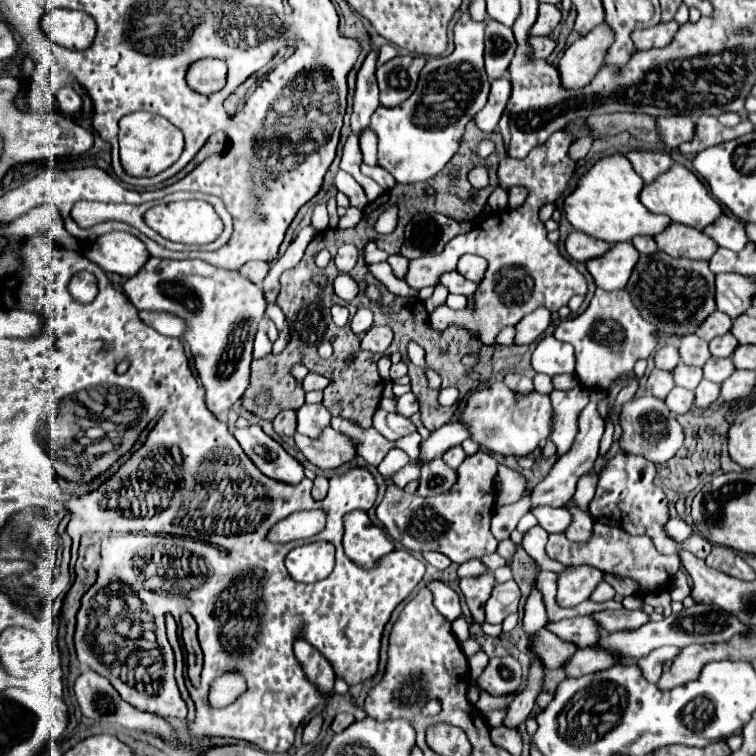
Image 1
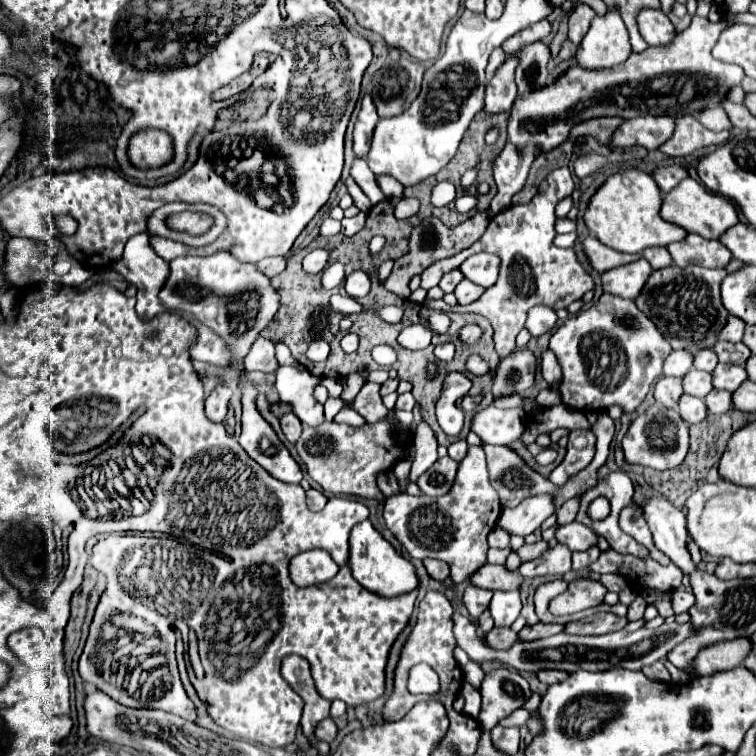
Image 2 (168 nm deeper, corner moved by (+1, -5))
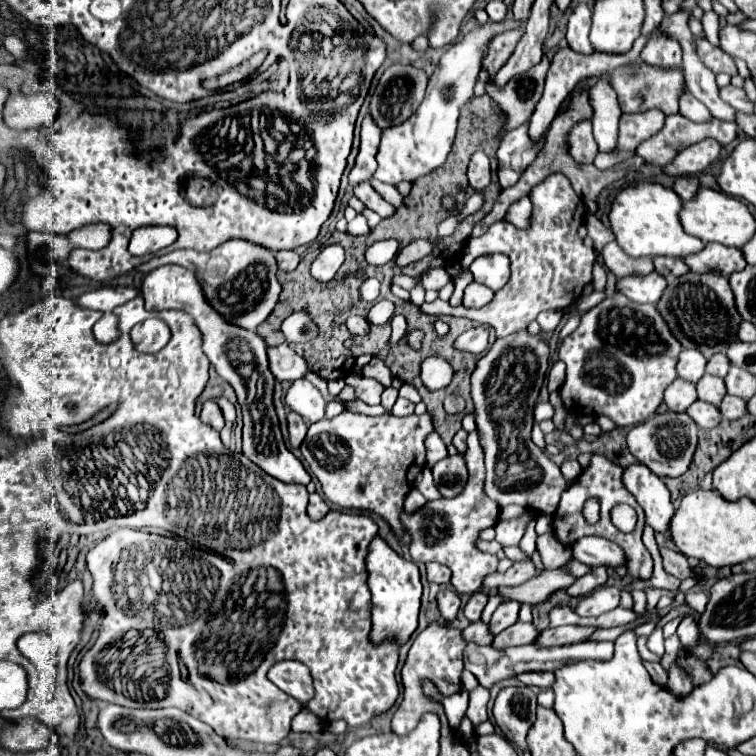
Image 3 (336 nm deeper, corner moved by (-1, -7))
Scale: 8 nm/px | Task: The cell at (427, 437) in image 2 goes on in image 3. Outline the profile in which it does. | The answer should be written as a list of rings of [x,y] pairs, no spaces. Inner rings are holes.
[[[434,432],[425,440],[426,464],[425,467],[432,468],[437,462],[448,456],[447,446],[442,442],[442,438]]]

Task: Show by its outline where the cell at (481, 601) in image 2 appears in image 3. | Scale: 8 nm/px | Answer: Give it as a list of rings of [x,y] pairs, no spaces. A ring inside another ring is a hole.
[[[476,592],[476,594],[472,594],[470,600],[468,600],[466,606],[464,606],[464,616],[466,616],[470,622],[478,622],[478,620],[480,620],[480,614],[482,614],[482,610],[484,610],[484,606],[486,606],[486,602],[488,602],[488,594],[486,594],[486,592]]]

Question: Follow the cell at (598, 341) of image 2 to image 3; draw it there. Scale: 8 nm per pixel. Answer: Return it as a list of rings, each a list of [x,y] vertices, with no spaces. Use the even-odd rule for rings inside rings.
[[[624,294],[606,298],[582,316],[578,330],[566,336],[560,346],[560,360],[566,362],[566,380],[560,388],[566,412],[574,416],[608,416],[618,426],[634,426],[648,420],[662,404],[666,386],[678,378],[676,362],[680,352],[682,344],[670,334],[670,328],[654,304],[638,304]]]

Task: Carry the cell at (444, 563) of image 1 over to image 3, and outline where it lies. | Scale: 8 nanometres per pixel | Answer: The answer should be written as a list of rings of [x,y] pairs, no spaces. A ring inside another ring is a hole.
[[[430,562],[426,564],[428,570],[428,582],[436,582],[440,586],[446,586],[450,582],[450,570],[438,562]]]

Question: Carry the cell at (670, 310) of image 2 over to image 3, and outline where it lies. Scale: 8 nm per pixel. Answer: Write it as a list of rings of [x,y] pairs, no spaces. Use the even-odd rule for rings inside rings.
[[[688,272],[676,280],[672,280],[668,284],[668,288],[664,290],[660,302],[656,304],[660,314],[664,316],[664,320],[668,322],[672,334],[682,342],[684,348],[696,348],[700,350],[706,358],[710,358],[712,354],[718,354],[718,352],[726,352],[726,346],[730,346],[736,338],[738,338],[738,326],[742,322],[736,306],[734,306],[734,294],[728,286],[728,278],[726,276],[720,276],[720,274],[694,274],[694,272]]]

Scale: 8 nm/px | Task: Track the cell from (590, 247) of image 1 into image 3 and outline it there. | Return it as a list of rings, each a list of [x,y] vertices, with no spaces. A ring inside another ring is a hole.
[[[616,242],[608,244],[604,250],[602,250],[602,258],[604,258],[604,266],[608,270],[612,270],[612,274],[616,278],[624,278],[624,276],[646,276],[654,270],[654,264],[650,258],[632,258],[628,256]]]

